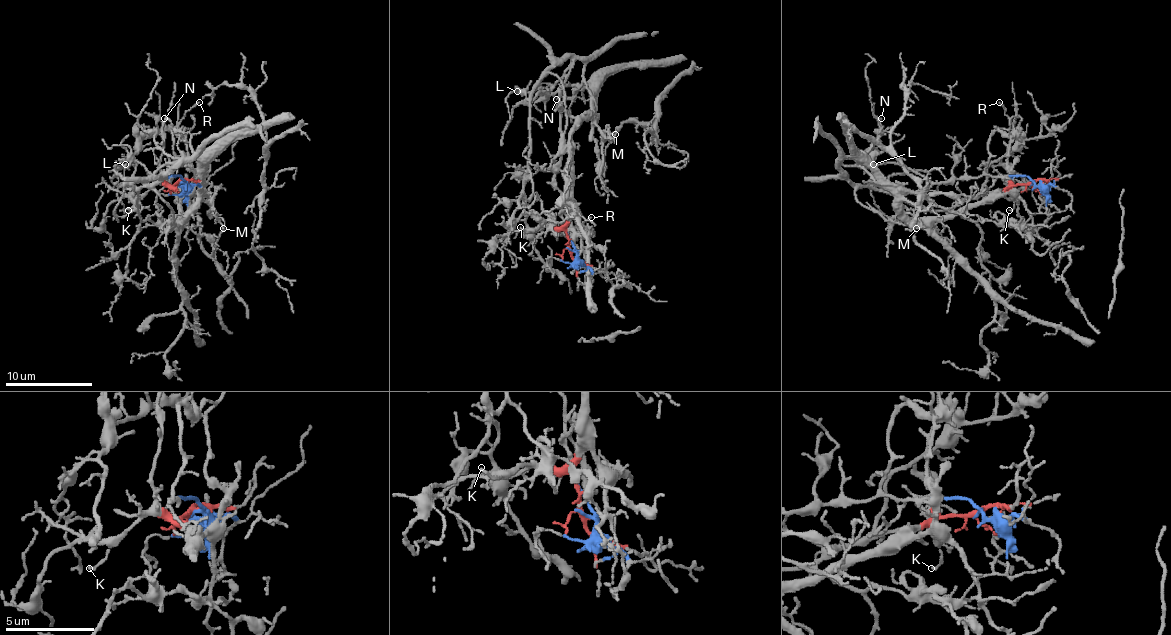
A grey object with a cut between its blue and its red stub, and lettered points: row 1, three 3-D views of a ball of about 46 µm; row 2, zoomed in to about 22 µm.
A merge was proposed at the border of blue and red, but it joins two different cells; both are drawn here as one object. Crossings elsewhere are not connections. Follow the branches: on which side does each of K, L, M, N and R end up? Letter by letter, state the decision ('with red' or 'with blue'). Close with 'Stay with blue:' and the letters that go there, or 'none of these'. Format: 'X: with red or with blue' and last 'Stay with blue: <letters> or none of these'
K: with red
L: with blue
M: with red
N: with red
R: with blue
Stay with blue: L, R

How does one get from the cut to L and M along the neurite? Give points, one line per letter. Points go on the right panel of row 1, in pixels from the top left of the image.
L: (1031, 183), (1027, 176), (981, 174), (931, 183), (898, 163), (839, 168), (854, 183), (867, 185), (874, 163)
M: (1031, 183), (1007, 185), (946, 216), (913, 218), (902, 209), (905, 201), (915, 207), (915, 229)

